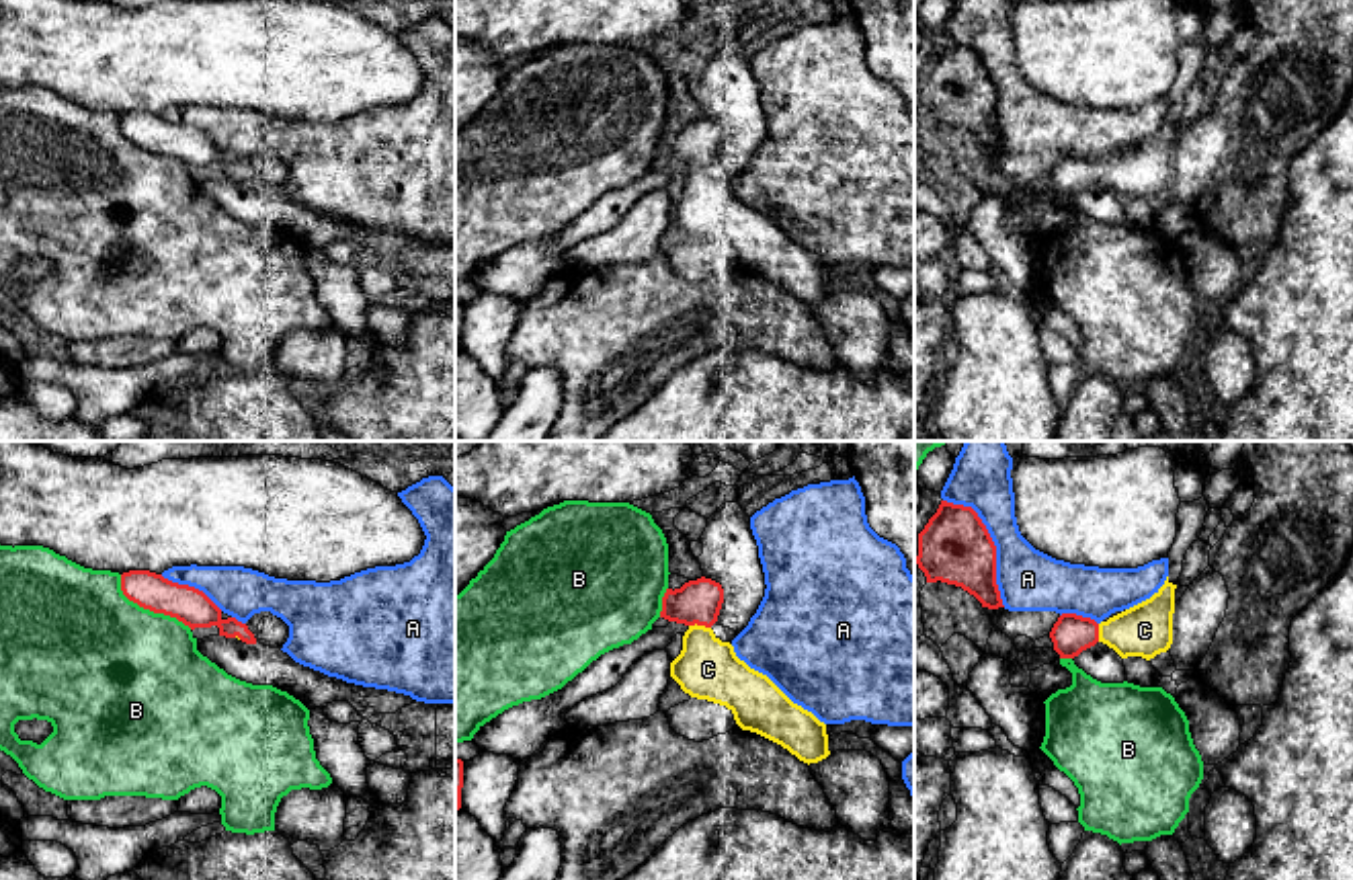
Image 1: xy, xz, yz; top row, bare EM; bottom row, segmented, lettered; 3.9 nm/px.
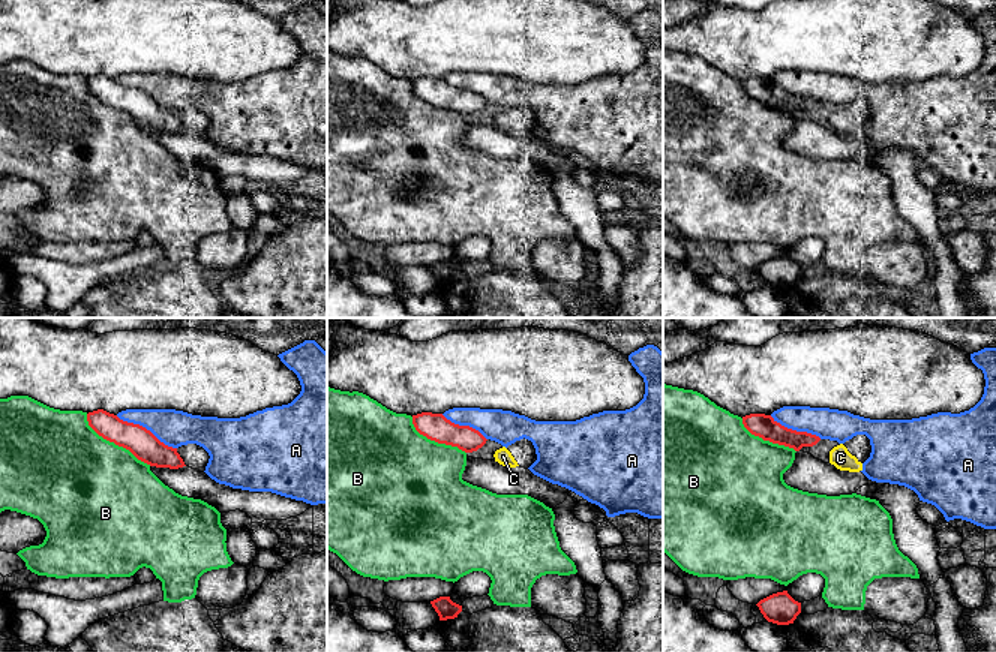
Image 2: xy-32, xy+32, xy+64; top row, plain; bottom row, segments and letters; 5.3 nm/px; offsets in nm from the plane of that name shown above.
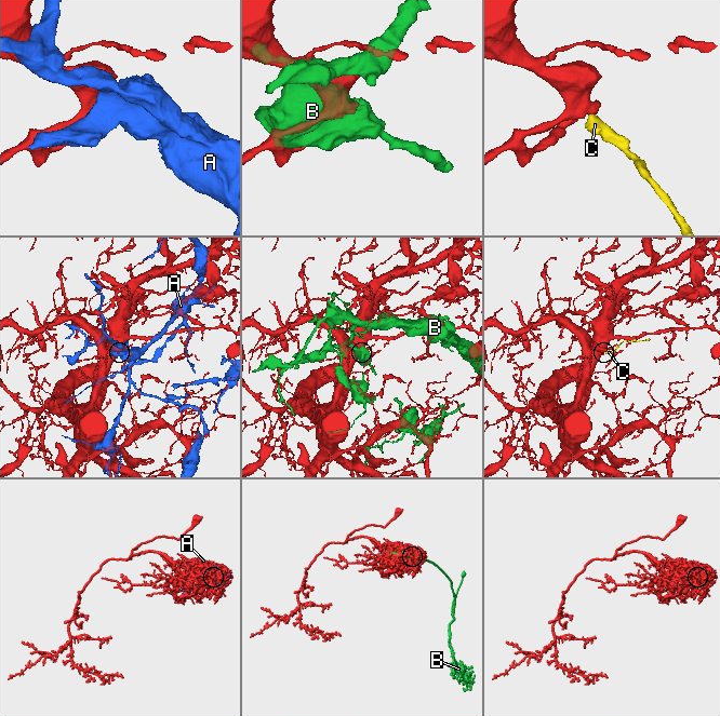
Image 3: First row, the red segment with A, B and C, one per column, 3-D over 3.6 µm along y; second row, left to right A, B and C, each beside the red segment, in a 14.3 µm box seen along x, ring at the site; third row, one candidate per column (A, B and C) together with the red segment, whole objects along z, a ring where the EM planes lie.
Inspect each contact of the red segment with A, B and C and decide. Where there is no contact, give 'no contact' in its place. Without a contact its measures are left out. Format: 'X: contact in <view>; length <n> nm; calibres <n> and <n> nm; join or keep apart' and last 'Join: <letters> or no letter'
A: contact in yz; length 480 nm; calibres 280 and 240 nm; keep apart
B: contact in xy; length 360 nm; calibres 150 and 480 nm; keep apart
C: contact in xz; length 90 nm; calibres 180 and 240 nm; join
Join: C

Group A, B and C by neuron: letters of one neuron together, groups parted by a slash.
A / B / C

